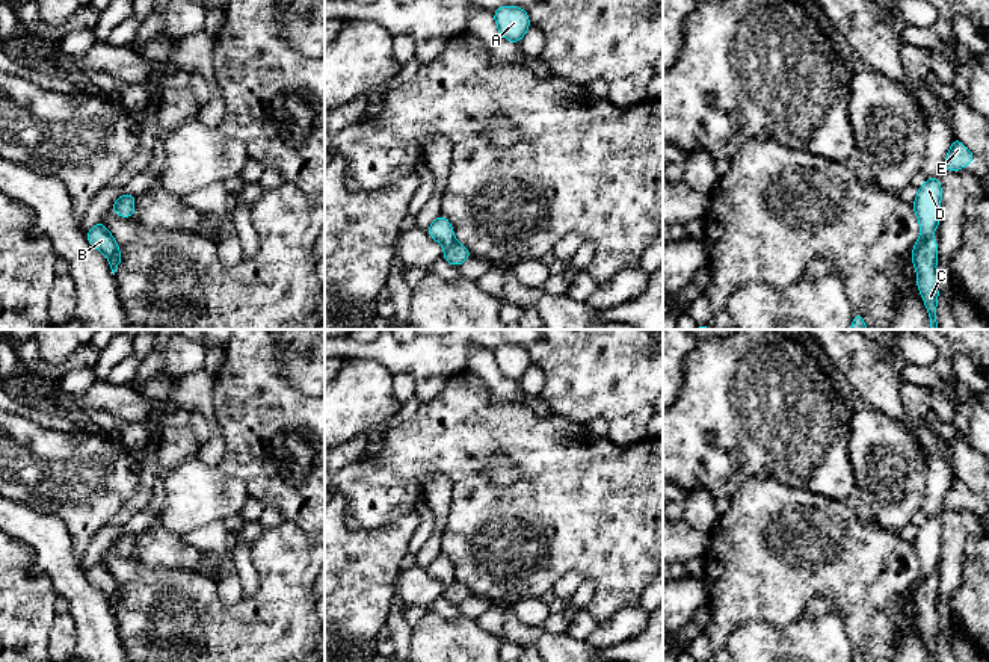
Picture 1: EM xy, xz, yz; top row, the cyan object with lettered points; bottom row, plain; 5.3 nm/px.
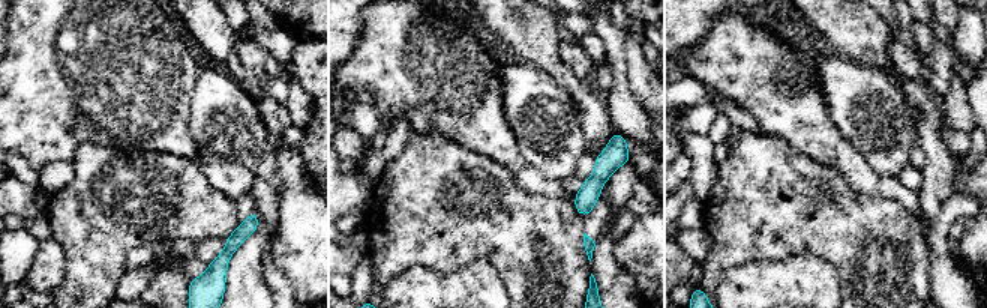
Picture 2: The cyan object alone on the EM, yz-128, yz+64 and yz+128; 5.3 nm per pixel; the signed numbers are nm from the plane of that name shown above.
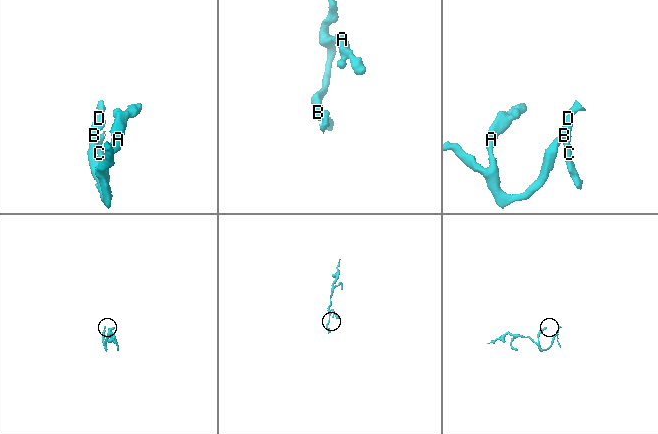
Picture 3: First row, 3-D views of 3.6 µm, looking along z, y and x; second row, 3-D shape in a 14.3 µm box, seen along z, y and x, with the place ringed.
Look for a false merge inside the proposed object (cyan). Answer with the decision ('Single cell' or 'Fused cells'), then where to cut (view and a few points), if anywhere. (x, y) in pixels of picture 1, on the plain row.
Fused cells. Split along yz (927, 578), (912, 593)

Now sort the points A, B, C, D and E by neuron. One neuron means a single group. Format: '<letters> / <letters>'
A B D E / C

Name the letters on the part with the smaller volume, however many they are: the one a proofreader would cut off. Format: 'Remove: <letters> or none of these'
Remove: C

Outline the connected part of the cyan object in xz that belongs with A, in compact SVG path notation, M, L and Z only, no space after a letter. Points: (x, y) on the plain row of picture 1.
M501 345L494 349L495 363L501 375L518 382L528 369L530 357L522 346Z

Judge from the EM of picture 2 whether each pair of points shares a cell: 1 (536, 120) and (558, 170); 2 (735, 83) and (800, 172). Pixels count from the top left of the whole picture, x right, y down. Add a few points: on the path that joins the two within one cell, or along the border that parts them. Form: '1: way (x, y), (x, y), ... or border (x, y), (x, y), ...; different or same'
1: way (548, 132), (555, 158); same
2: border (761, 131), (785, 138), (804, 155); different

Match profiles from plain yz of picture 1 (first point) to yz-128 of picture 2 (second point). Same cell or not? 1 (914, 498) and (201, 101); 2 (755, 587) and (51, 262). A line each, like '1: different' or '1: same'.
1: same
2: different

